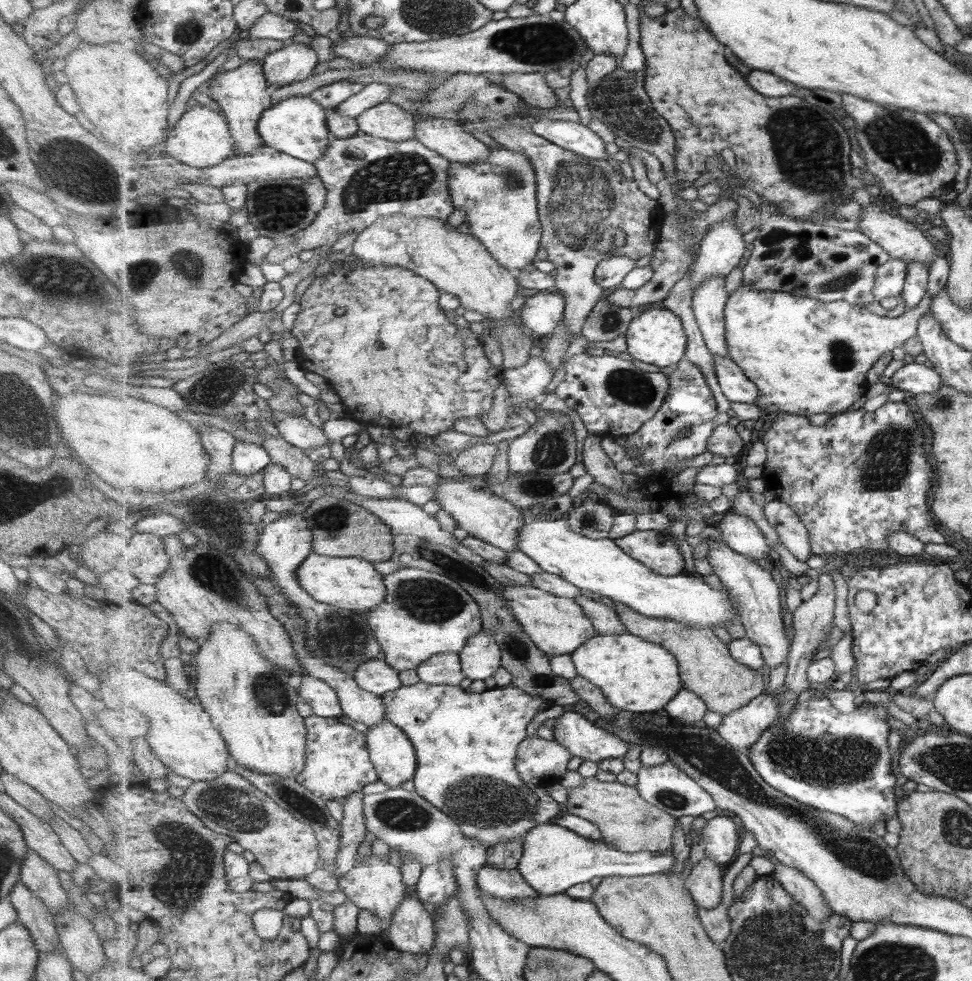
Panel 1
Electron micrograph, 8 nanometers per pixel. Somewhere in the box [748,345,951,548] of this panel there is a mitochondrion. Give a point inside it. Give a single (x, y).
(885, 463)

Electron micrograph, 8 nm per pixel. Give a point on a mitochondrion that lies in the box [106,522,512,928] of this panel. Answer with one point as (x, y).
(179, 887)

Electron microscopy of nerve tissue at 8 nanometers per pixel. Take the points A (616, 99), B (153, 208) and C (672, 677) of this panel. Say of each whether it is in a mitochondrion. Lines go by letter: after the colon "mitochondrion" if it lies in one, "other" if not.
A: mitochondrion
B: other
C: other

